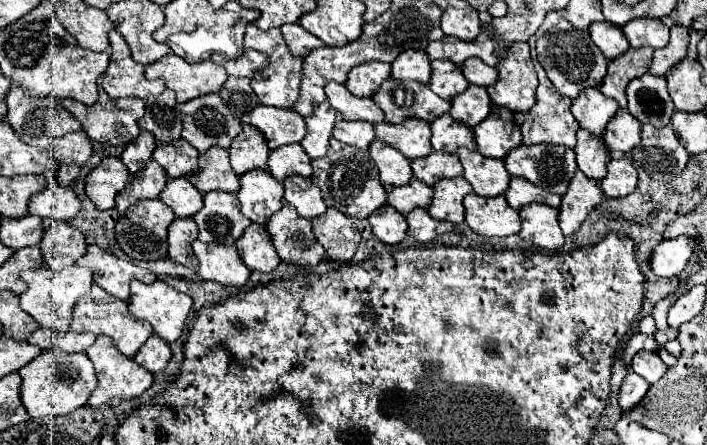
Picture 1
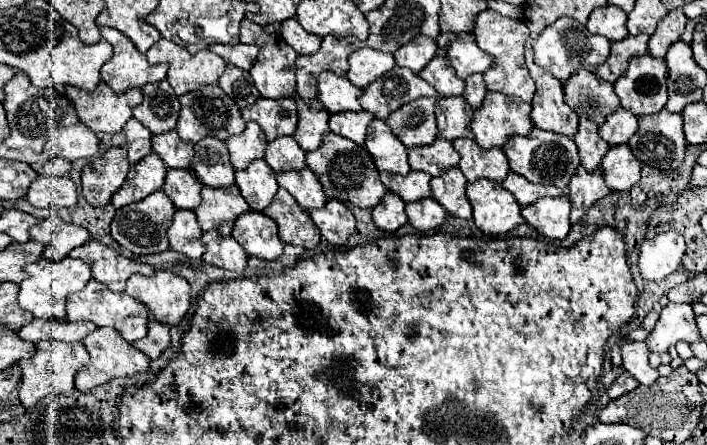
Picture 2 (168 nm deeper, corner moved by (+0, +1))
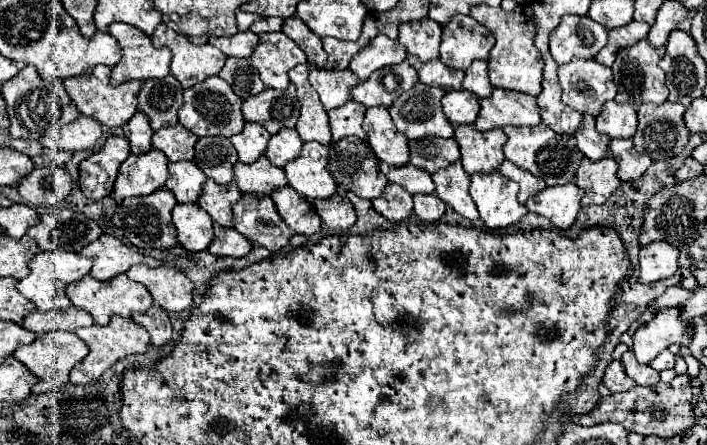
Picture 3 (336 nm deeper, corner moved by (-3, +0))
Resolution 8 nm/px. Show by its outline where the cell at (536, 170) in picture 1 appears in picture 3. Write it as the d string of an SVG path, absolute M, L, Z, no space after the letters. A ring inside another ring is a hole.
M538 124L532 128L516 128L516 126L504 126L502 128L504 134L508 136L506 144L504 144L504 154L506 160L514 162L518 168L532 172L534 176L542 178L548 186L552 184L566 184L566 182L574 182L574 174L580 166L580 160L584 158L582 152L576 148L576 140L574 136L566 136L566 134L556 134L554 130L550 130L550 126L546 124Z

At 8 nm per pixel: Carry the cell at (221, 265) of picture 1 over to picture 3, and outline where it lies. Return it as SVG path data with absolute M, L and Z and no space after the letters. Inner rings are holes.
M214 224L214 240L210 242L208 250L216 256L246 256L250 252L252 244L246 236L242 236L236 228L224 228Z

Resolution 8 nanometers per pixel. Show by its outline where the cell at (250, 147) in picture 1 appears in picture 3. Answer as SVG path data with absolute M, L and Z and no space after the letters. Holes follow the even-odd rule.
M246 122L244 130L236 136L232 136L230 140L238 152L238 160L244 164L252 164L264 154L270 134L266 132L264 126L256 124L256 122Z

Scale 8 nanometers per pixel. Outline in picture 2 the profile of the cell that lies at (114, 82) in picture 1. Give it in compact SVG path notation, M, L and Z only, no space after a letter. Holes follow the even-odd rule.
M101 27L101 37L113 45L113 57L103 65L101 79L115 91L125 93L129 89L141 89L147 83L165 79L167 65L149 65L127 37L117 29Z

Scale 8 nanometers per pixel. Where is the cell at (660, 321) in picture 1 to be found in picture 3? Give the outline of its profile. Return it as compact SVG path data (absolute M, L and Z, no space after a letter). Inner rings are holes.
M632 350L624 352L624 356L622 356L620 362L622 362L622 366L624 366L626 376L632 378L632 380L634 380L636 384L640 384L640 386L652 386L652 384L656 384L656 382L660 380L660 376L658 376L658 372L656 372L654 368L638 364L638 360L634 358L634 352L632 352Z

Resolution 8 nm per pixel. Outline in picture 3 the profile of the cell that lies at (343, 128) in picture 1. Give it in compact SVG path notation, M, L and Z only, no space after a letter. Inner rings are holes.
M348 100L340 108L328 110L332 142L338 142L340 138L346 138L346 136L356 136L356 138L364 140L366 138L366 132L362 128L364 112L366 112L366 108L354 100Z

